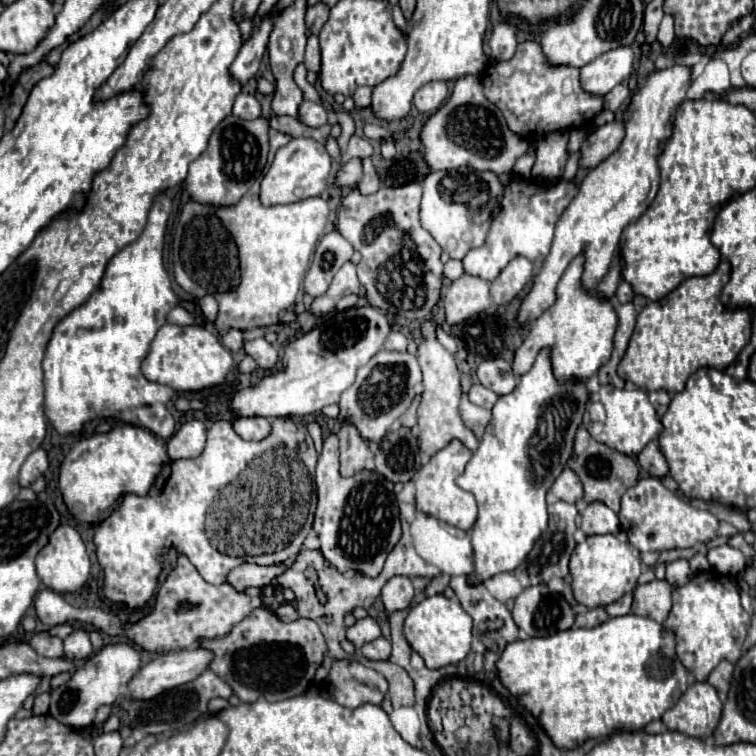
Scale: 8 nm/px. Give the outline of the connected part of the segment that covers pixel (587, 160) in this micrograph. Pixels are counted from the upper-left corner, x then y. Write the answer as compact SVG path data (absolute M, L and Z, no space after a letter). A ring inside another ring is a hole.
M614 120L598 126L580 146L580 168L596 168L606 156L610 156L624 138L624 122Z

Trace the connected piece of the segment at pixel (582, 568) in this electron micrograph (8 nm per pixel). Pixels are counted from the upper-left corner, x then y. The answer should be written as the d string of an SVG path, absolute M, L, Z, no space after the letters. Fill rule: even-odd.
M614 534L586 536L586 540L578 544L572 552L570 576L574 598L586 608L602 608L620 600L626 592L636 588L640 576L640 558L628 548L628 544L620 542Z

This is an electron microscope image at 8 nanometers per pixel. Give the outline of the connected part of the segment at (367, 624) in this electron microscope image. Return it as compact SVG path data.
M366 616L362 620L356 620L356 624L352 628L346 630L346 638L356 646L356 648L362 648L362 644L366 642L372 642L380 636L380 626L374 618Z

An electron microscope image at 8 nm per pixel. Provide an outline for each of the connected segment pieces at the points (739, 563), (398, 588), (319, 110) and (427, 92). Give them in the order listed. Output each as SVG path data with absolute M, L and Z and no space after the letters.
M728 544L710 550L706 554L706 558L708 558L712 568L716 568L718 572L722 572L726 576L736 576L746 566L744 554L732 546L728 546Z
M394 576L382 588L382 602L388 612L406 610L412 604L412 598L414 598L414 588L410 578L406 576Z
M304 100L300 106L298 106L298 120L306 126L324 126L326 124L326 110L316 104L316 102L308 102Z
M428 82L414 94L414 106L420 112L436 112L448 98L446 82Z

